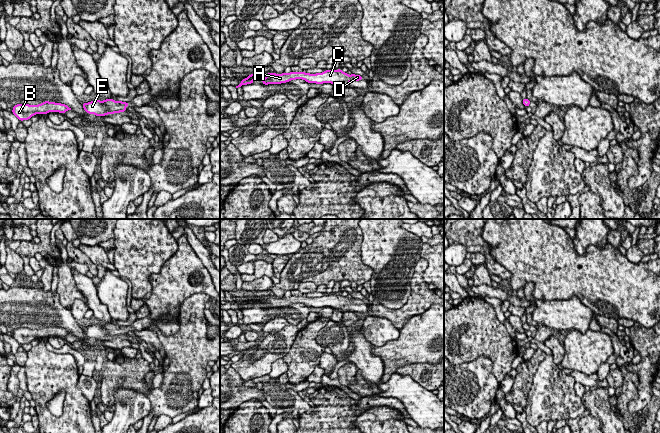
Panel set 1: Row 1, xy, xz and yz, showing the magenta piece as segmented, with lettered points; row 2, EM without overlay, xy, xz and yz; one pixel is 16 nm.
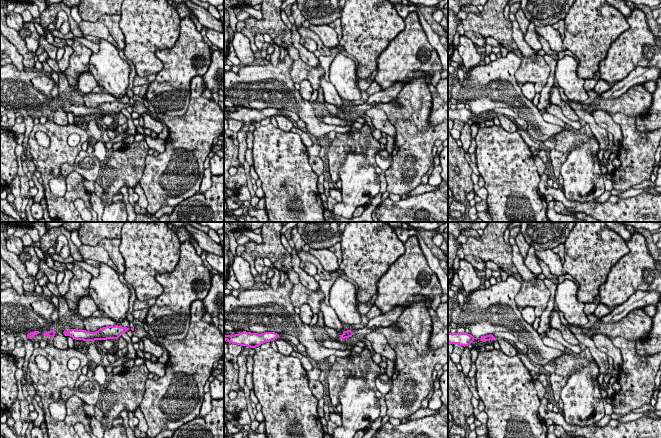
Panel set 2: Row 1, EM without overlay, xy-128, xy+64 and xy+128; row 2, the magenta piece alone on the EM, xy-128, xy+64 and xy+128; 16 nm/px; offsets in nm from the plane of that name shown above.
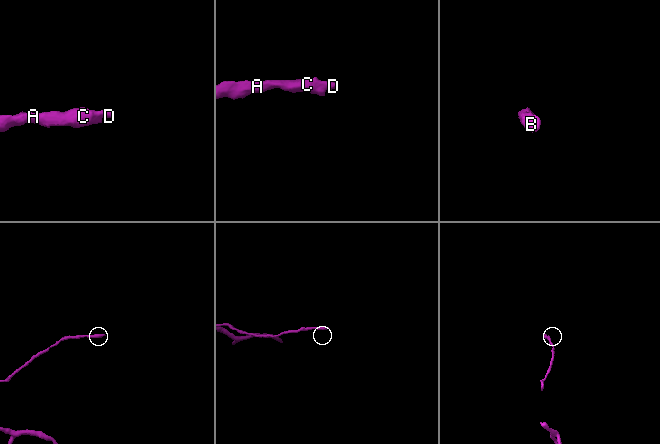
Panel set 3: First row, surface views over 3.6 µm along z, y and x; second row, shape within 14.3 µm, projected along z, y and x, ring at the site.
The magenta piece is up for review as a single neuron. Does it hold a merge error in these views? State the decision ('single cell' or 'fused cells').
single cell

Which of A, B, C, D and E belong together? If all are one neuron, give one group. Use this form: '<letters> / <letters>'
A B C D E

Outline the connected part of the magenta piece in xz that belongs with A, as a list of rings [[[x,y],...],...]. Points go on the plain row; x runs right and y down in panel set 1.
[[[341,293],[338,294],[326,294],[322,297],[310,298],[304,296],[290,296],[276,298],[269,296],[265,302],[262,302],[262,308],[281,308],[291,304],[302,303],[308,307],[331,307],[343,311],[348,311],[350,306],[362,304],[363,301],[360,299],[344,297]]]

